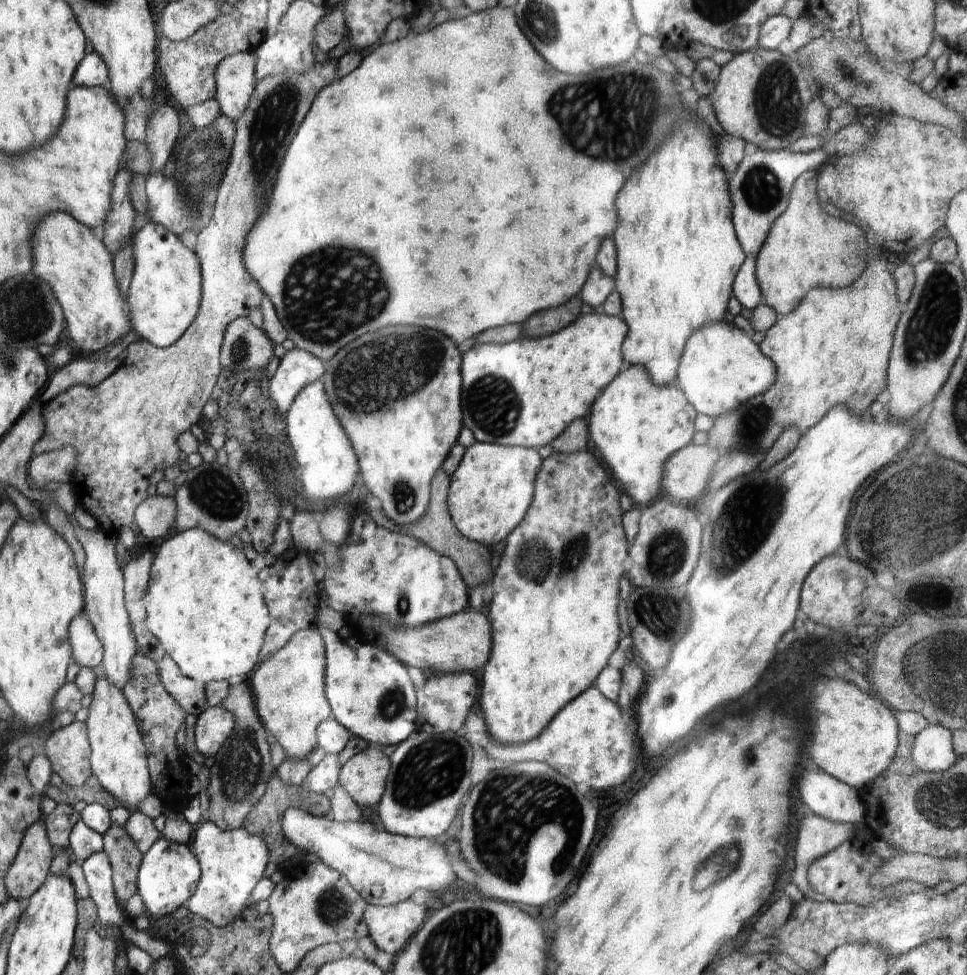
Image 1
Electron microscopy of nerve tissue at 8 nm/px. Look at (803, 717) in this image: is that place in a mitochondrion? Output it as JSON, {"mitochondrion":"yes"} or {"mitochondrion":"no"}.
{"mitochondrion":"no"}

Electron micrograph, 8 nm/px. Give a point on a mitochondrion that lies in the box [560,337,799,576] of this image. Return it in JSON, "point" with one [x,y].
{"point":[750,422]}

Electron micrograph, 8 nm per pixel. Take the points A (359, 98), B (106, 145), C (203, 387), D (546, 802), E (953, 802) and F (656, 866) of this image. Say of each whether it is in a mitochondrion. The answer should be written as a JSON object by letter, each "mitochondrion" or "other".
{"A":"other","B":"other","C":"other","D":"mitochondrion","E":"mitochondrion","F":"other"}

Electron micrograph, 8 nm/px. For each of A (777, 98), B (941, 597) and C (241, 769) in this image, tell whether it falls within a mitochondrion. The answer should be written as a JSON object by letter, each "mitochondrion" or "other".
{"A":"mitochondrion","B":"other","C":"mitochondrion"}

